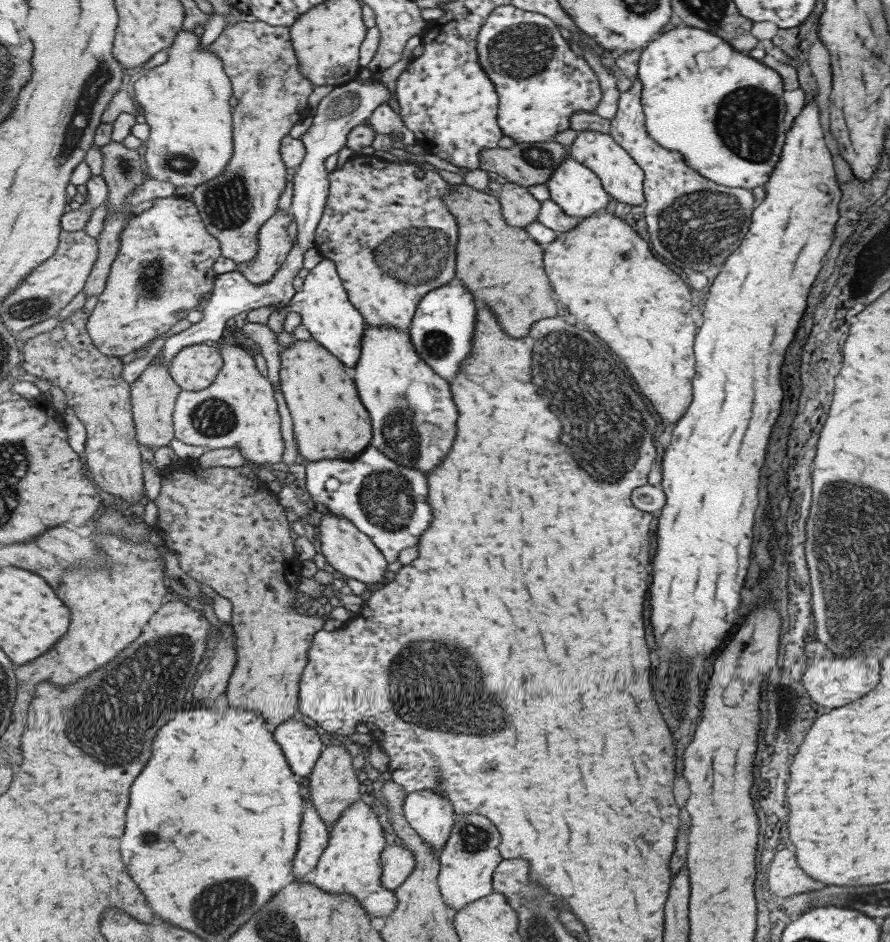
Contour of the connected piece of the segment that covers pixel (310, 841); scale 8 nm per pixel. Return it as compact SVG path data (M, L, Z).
M304 778L306 793L304 796L305 810L303 820L301 822L301 844L296 850L296 859L293 860L293 876L295 882L302 882L303 876L312 870L316 870L316 866L323 856L323 850L328 844L328 828L324 821L313 808L312 802L308 797L307 778Z

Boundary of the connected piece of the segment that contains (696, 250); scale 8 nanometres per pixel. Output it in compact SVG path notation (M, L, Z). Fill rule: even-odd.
M633 78L631 86L620 93L616 113L610 121L611 138L635 161L643 172L642 191L645 208L643 214L650 248L659 256L663 256L671 266L679 268L683 273L691 273L707 269L710 265L721 264L738 247L740 239L748 231L750 214L755 206L751 191L747 189L730 189L719 186L701 178L697 172L689 170L684 158L679 153L659 146L647 133L644 127L644 114L640 103L641 83Z

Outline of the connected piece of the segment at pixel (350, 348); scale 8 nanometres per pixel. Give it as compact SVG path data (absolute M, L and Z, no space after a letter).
M321 259L313 268L308 270L308 274L304 276L302 286L299 290L294 291L294 295L284 305L287 312L297 312L301 317L300 323L308 330L311 338L316 340L322 347L325 347L335 358L338 358L345 369L349 372L356 365L360 355L360 338L365 322L358 310L348 301L347 293L344 286L336 273L333 262L329 259Z

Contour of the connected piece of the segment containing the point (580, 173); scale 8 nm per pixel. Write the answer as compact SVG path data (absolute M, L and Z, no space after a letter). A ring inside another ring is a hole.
M569 154L545 183L549 199L556 202L567 216L580 220L601 212L607 204L607 193L599 178Z

